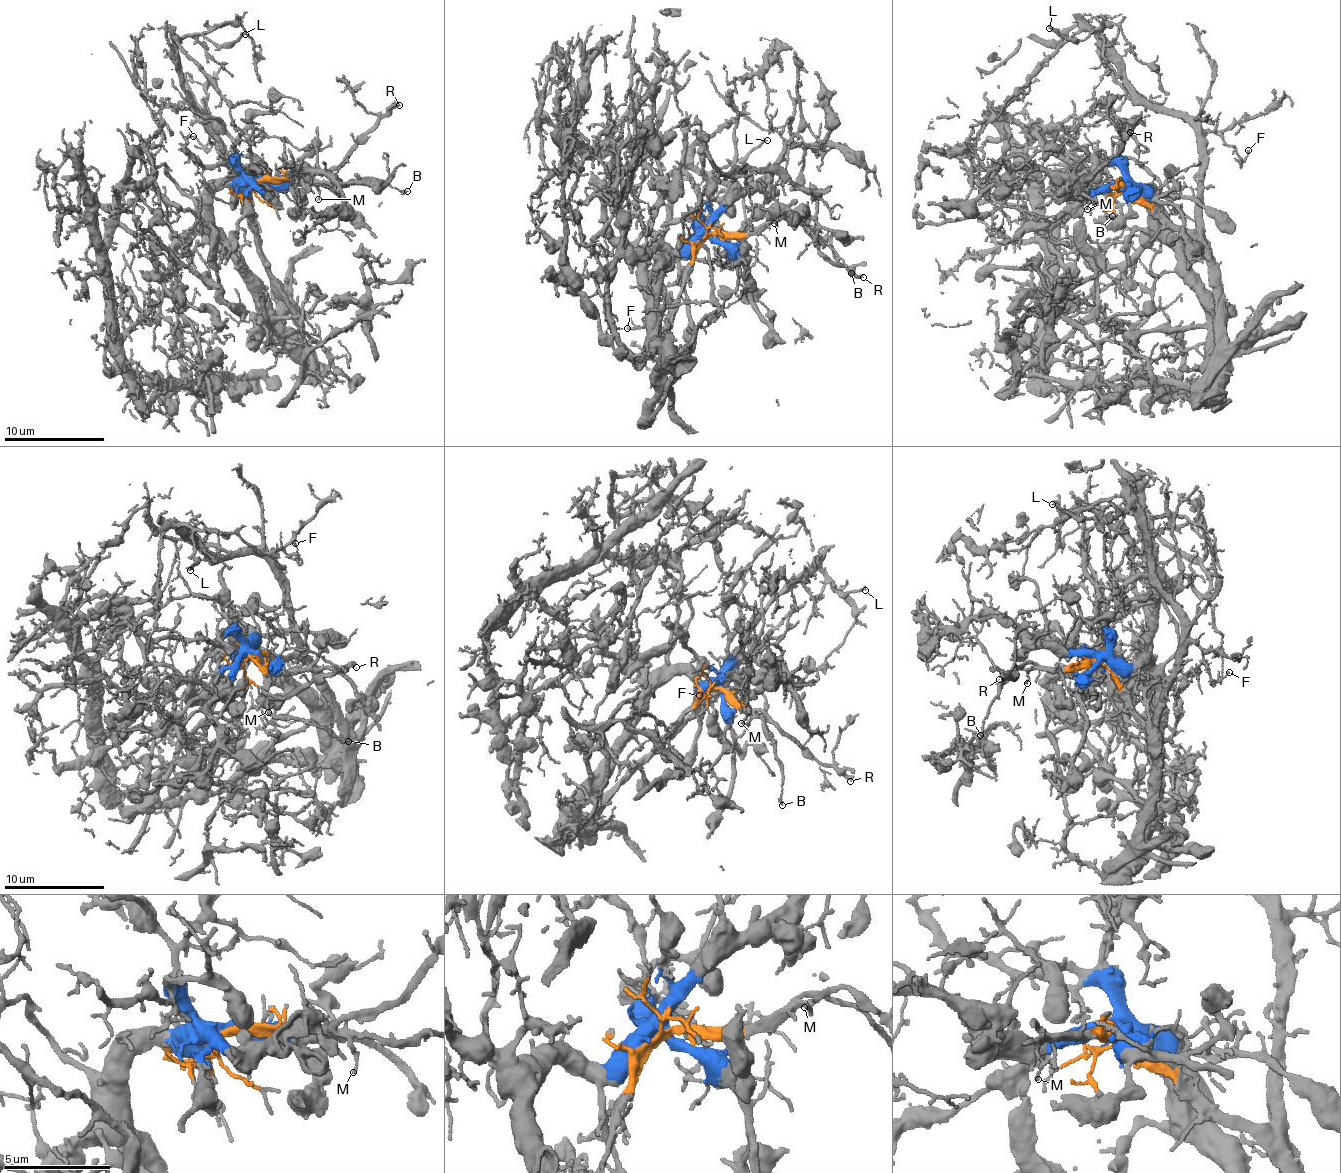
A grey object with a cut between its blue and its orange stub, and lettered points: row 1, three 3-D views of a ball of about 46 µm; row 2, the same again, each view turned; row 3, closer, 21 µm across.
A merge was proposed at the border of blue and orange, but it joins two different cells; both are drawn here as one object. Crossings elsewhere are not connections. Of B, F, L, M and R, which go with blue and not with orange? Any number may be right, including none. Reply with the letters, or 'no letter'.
no letter

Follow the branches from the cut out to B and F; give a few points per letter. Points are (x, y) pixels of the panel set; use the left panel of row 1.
B: (255, 182), (300, 180), (334, 184), (385, 181), (408, 191)
F: (255, 182), (250, 190), (249, 215), (224, 142), (202, 122), (208, 134), (204, 146), (193, 135)

